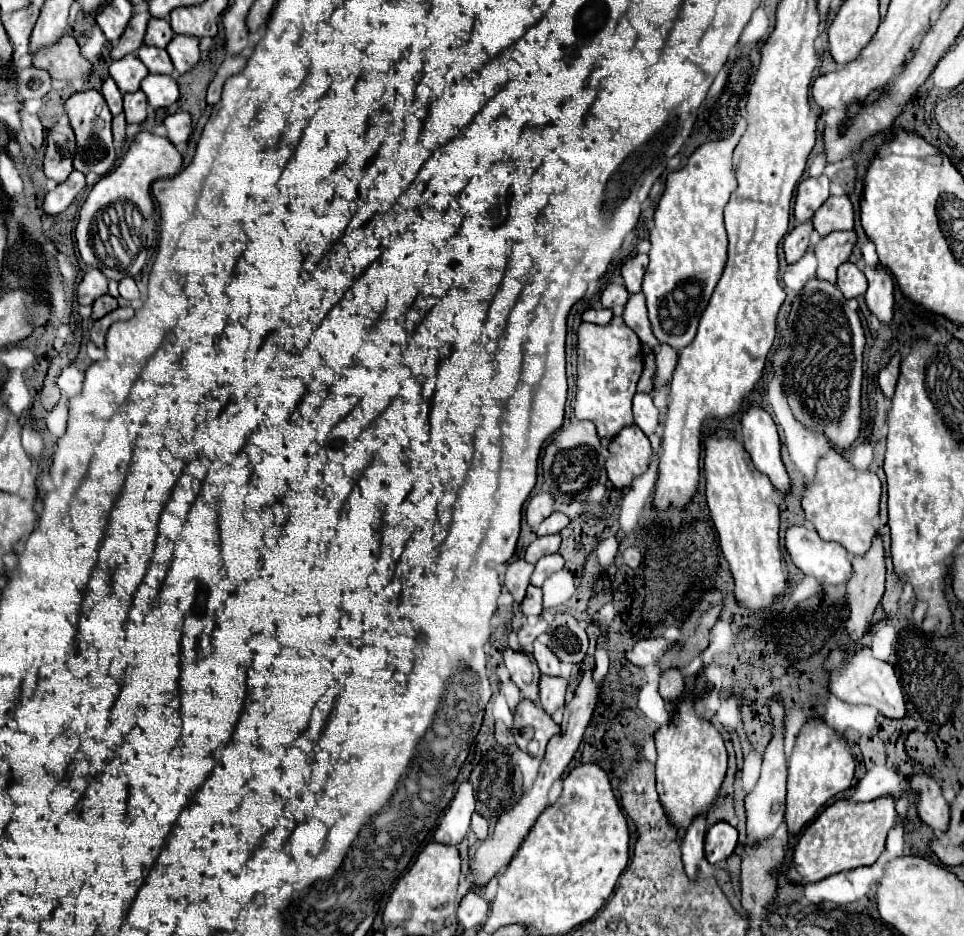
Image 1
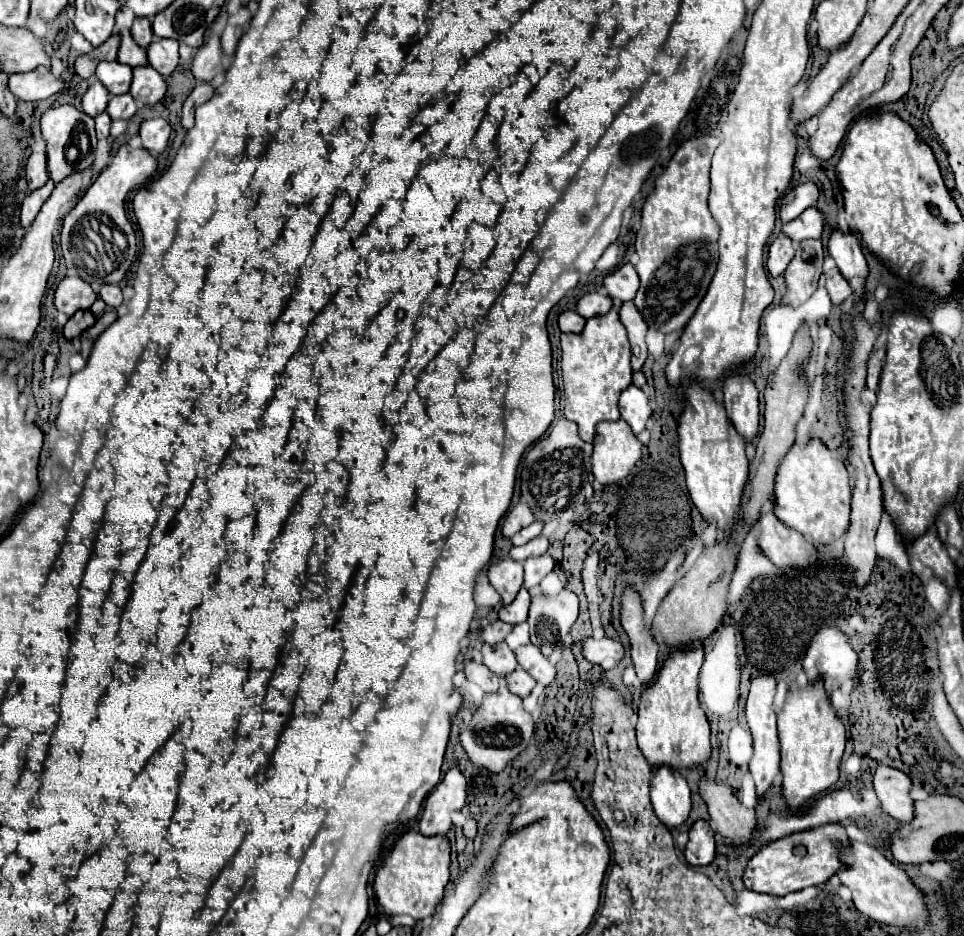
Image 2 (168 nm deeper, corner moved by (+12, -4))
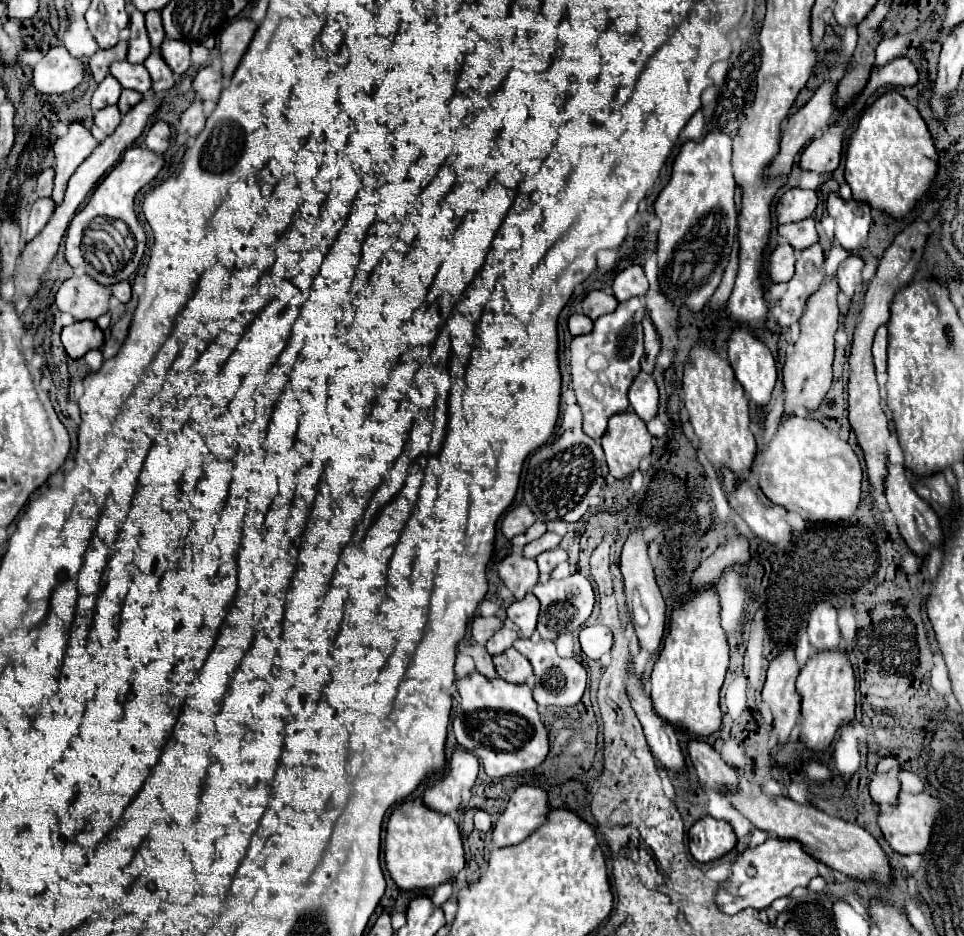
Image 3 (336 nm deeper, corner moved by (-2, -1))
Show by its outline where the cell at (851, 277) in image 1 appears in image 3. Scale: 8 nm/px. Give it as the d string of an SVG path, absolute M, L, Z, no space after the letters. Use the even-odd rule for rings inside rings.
M852 254L848 256L840 268L838 268L838 282L840 282L840 290L852 298L858 290L858 286L862 284L862 268L864 268L864 262L860 256Z

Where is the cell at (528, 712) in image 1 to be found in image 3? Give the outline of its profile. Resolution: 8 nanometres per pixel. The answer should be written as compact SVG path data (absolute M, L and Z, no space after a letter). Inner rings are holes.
M472 674L470 678L458 680L458 694L462 698L460 706L464 708L464 714L454 718L454 722L452 722L456 740L462 748L470 750L480 760L480 764L484 766L484 772L490 778L504 778L508 774L532 770L538 764L542 764L542 760L548 754L548 730L540 722L538 704L534 702L532 692L526 684L510 684L502 678L488 680L482 674Z

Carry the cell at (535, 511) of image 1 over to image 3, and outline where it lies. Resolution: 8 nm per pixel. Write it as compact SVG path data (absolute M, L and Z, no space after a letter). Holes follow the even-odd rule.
M522 504L522 506L512 508L512 510L506 514L506 518L504 518L504 522L502 522L502 532L504 532L506 538L512 540L514 536L526 532L534 522L536 522L534 512L532 512L526 504Z

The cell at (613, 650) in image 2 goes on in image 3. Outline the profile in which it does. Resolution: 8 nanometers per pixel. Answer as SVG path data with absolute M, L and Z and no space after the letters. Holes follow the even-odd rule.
M600 624L584 626L580 630L580 646L590 660L600 660L600 656L608 654L612 650L612 642L614 642L612 630L600 628Z

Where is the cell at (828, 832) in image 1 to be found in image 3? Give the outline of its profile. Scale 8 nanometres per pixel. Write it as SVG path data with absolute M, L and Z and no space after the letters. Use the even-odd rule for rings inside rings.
M770 838L764 844L744 850L734 866L730 880L718 890L716 902L726 914L736 914L748 906L762 910L768 908L776 898L790 896L790 892L796 886L808 886L808 882L818 876L818 864L812 854L808 854L798 840L782 840L782 838Z

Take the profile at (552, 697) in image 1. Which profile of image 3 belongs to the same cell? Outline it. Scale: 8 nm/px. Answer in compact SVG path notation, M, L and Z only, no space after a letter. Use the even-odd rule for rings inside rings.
M508 648L504 654L494 656L494 666L496 666L498 676L512 684L522 684L526 682L526 678L534 676L528 658L518 654L518 650L514 648Z

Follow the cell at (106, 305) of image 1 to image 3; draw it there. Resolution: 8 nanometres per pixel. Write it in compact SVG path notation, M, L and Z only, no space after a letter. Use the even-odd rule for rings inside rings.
M82 320L74 322L72 326L66 326L62 330L62 344L72 358L82 358L88 350L100 348L104 342L102 330L96 326L96 322Z

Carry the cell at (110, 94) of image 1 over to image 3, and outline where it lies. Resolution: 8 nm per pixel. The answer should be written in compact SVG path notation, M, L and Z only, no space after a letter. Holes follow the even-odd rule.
M108 74L108 76L98 84L98 88L96 88L94 96L92 96L92 108L102 110L102 108L106 108L106 106L110 106L110 104L118 104L120 92L122 92L120 82L118 82L112 74Z

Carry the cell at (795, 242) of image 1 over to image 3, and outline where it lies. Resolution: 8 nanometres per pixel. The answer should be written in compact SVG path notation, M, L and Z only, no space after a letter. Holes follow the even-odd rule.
M786 242L780 244L770 256L770 276L774 282L788 282L794 276L796 250Z

